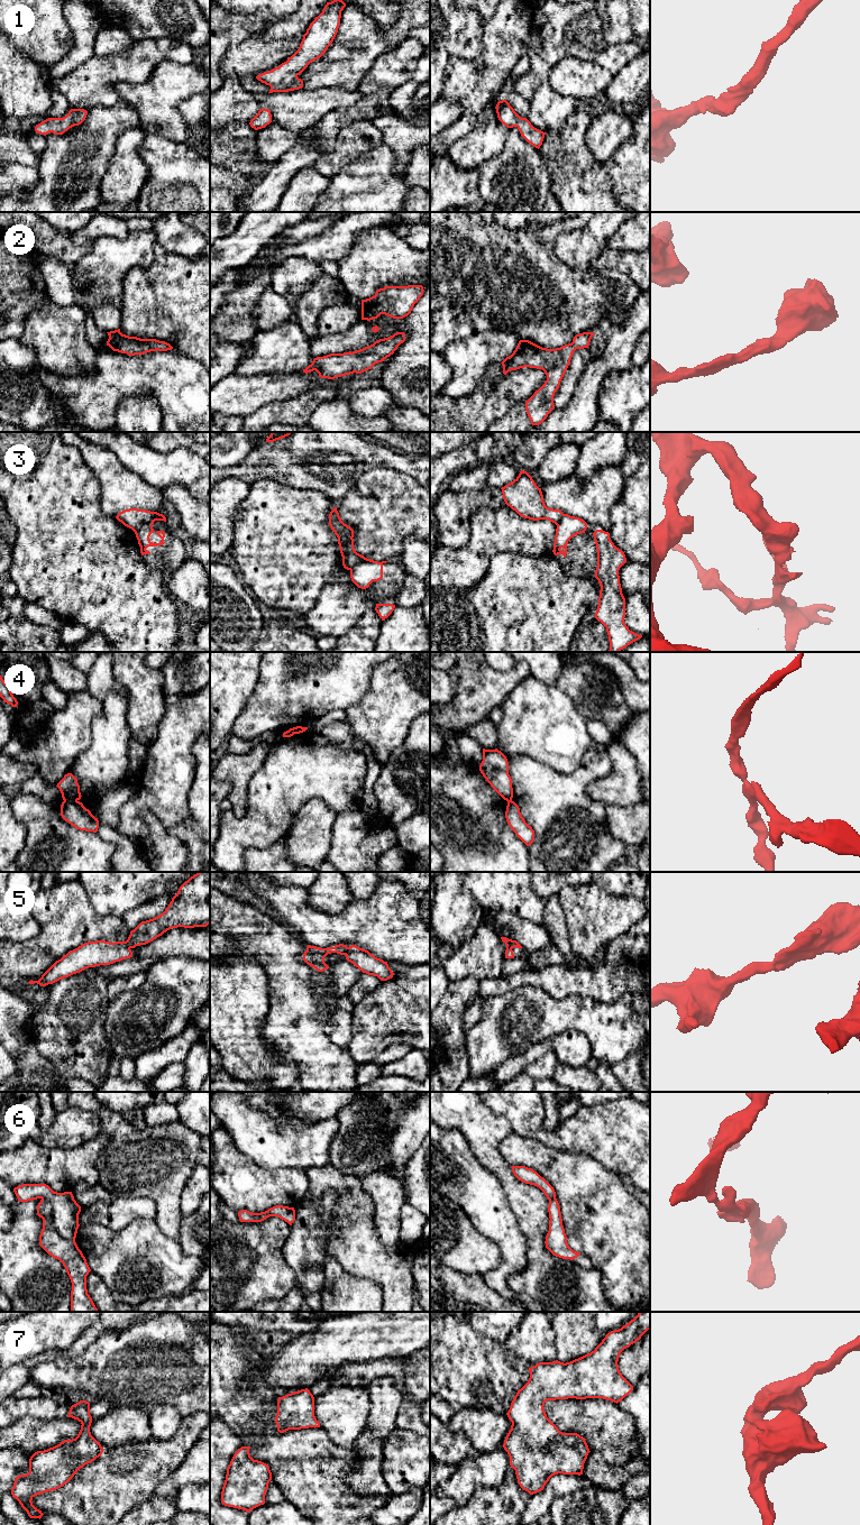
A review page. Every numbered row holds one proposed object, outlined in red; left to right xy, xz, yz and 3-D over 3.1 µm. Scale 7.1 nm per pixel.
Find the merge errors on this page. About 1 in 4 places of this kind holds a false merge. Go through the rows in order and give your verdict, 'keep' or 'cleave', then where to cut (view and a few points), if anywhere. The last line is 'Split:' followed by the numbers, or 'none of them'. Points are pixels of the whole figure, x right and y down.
1: keep; no cut
2: keep; no cut
3: cleave; cut in xy along (156, 512), (156, 515), (151, 521), (145, 521), (133, 530)
4: cleave; cut in xy along (76, 799), (64, 800)
5: keep; no cut
6: cleave; cut in xy along (42, 1197), (51, 1205), (54, 1229), (62, 1237), (74, 1240)
7: keep; no cut
Split: 3, 4, 6

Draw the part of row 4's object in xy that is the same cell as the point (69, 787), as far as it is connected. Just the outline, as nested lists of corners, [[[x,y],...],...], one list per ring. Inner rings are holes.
[[[72,773],[65,774],[56,787],[60,789],[63,800],[80,800],[82,797],[77,779]]]

